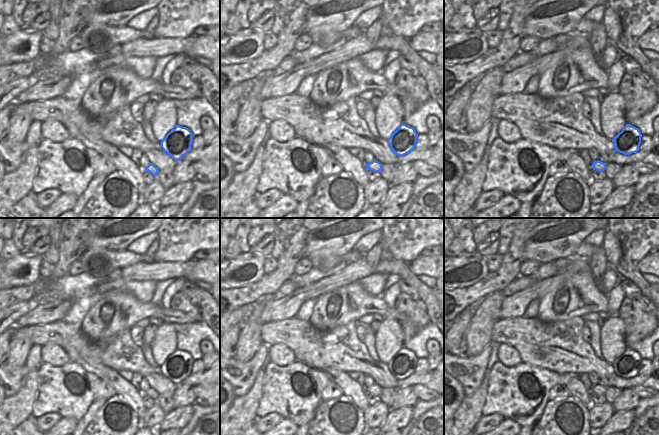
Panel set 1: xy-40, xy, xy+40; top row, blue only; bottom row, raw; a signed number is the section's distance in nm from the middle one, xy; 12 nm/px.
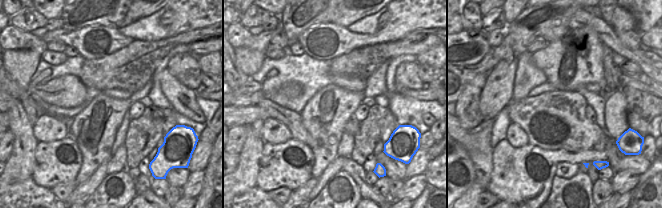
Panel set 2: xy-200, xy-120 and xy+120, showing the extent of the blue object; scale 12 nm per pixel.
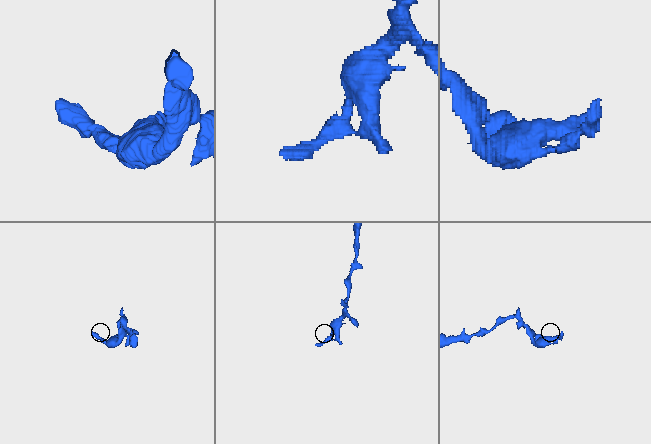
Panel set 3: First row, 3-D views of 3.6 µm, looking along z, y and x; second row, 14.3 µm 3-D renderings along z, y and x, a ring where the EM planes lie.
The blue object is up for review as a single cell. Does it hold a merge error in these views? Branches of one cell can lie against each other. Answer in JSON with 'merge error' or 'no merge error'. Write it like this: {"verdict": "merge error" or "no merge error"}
{"verdict": "no merge error"}

